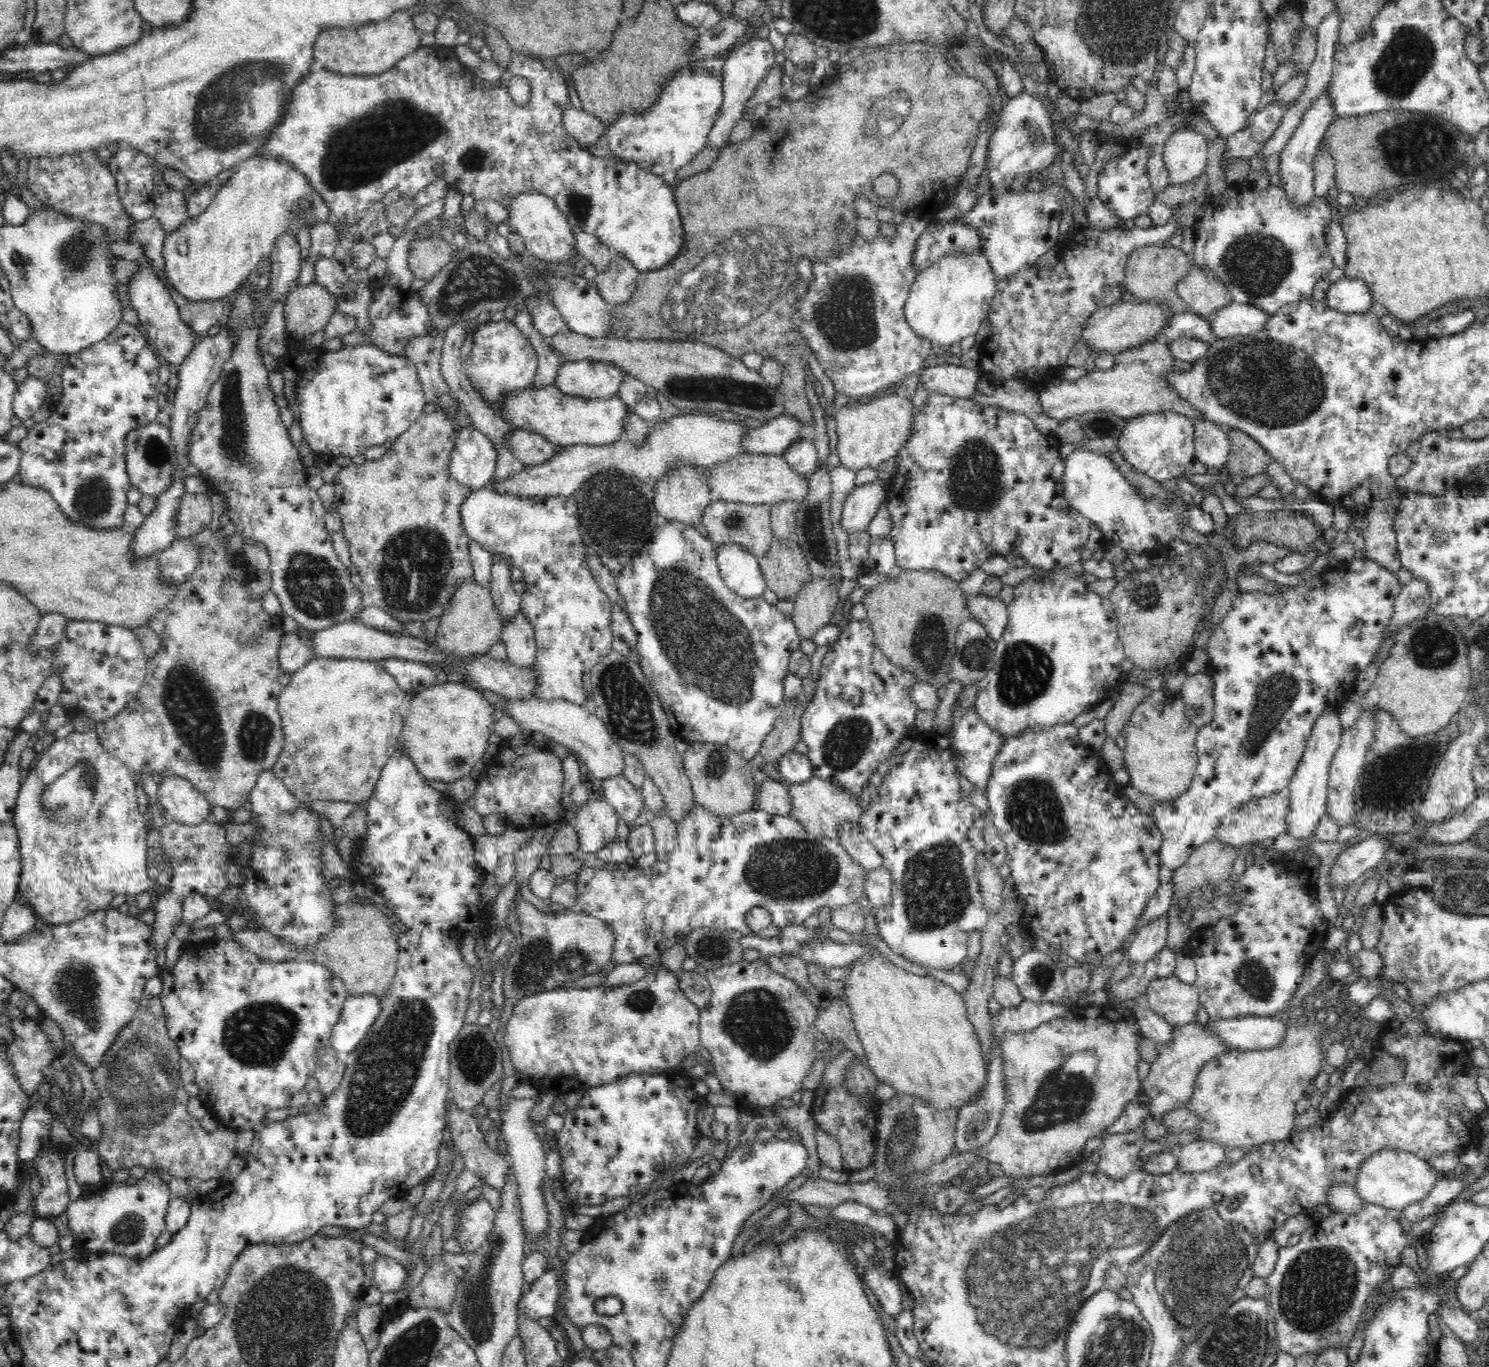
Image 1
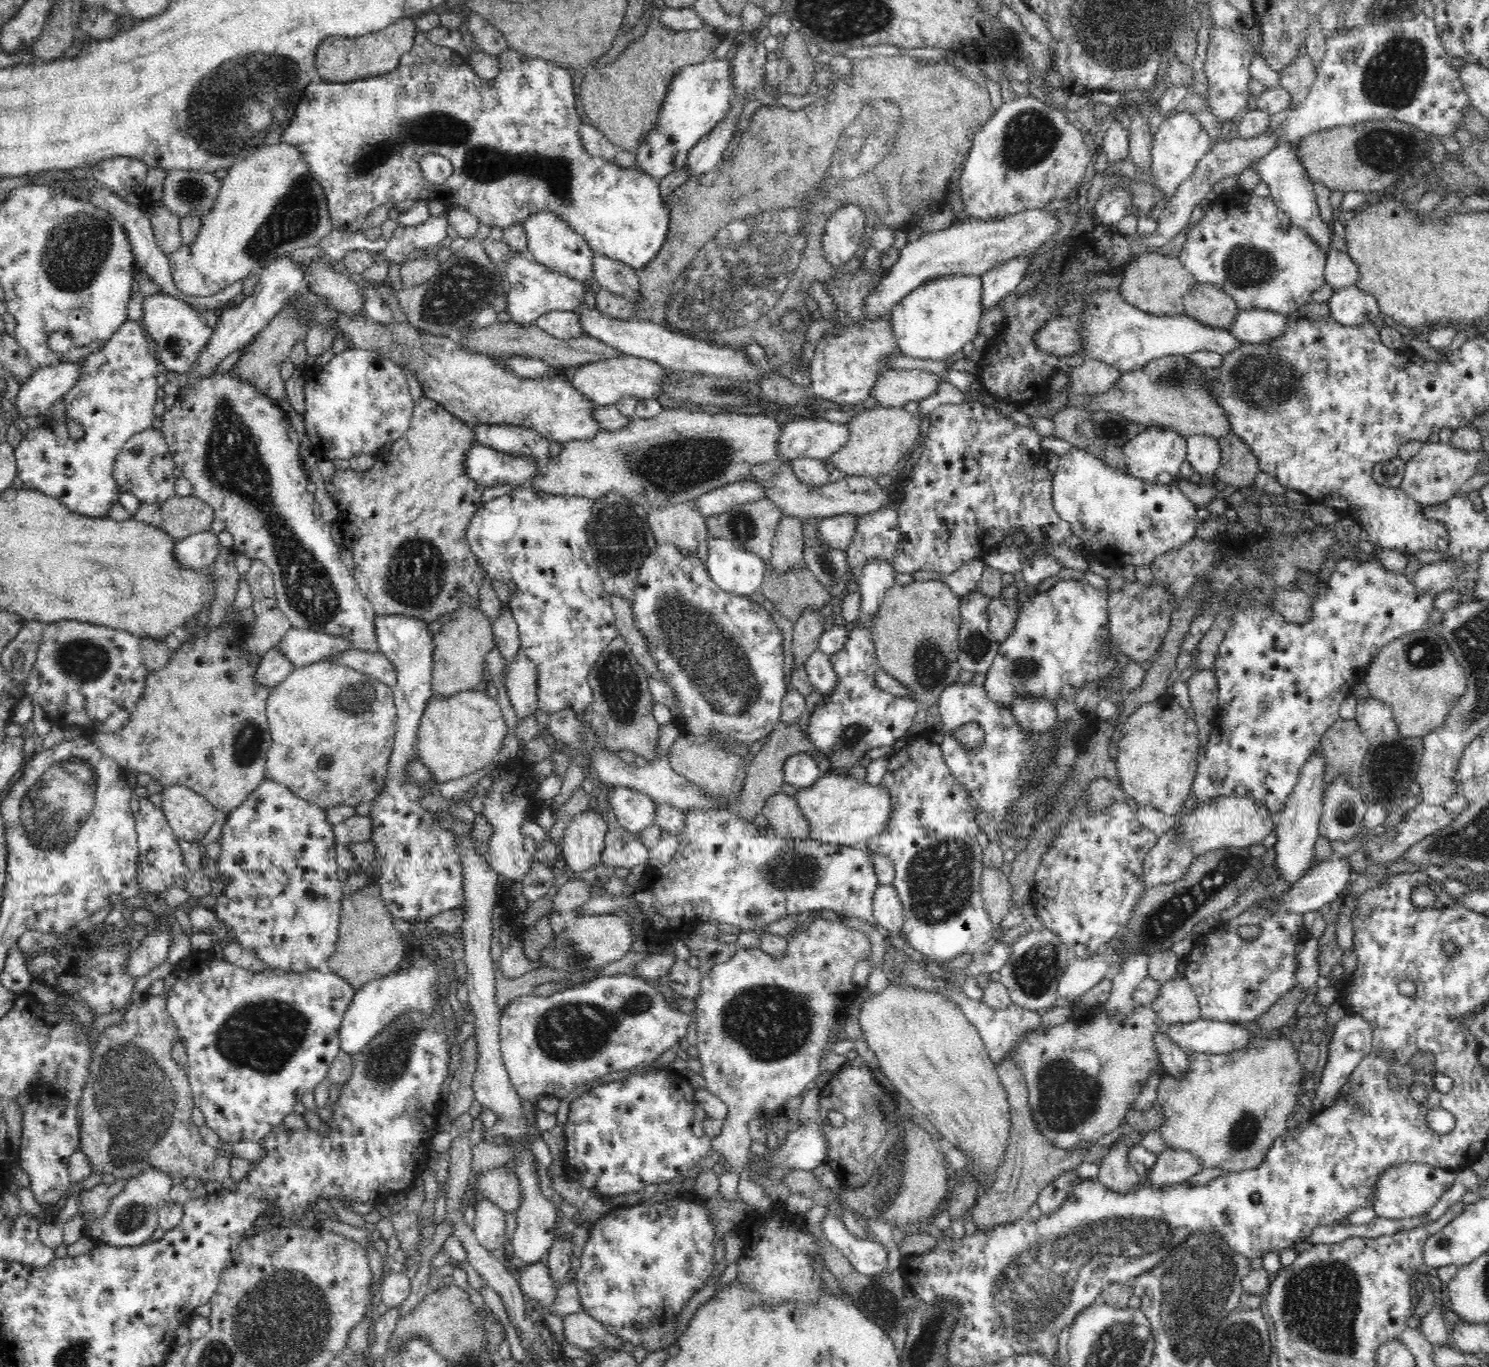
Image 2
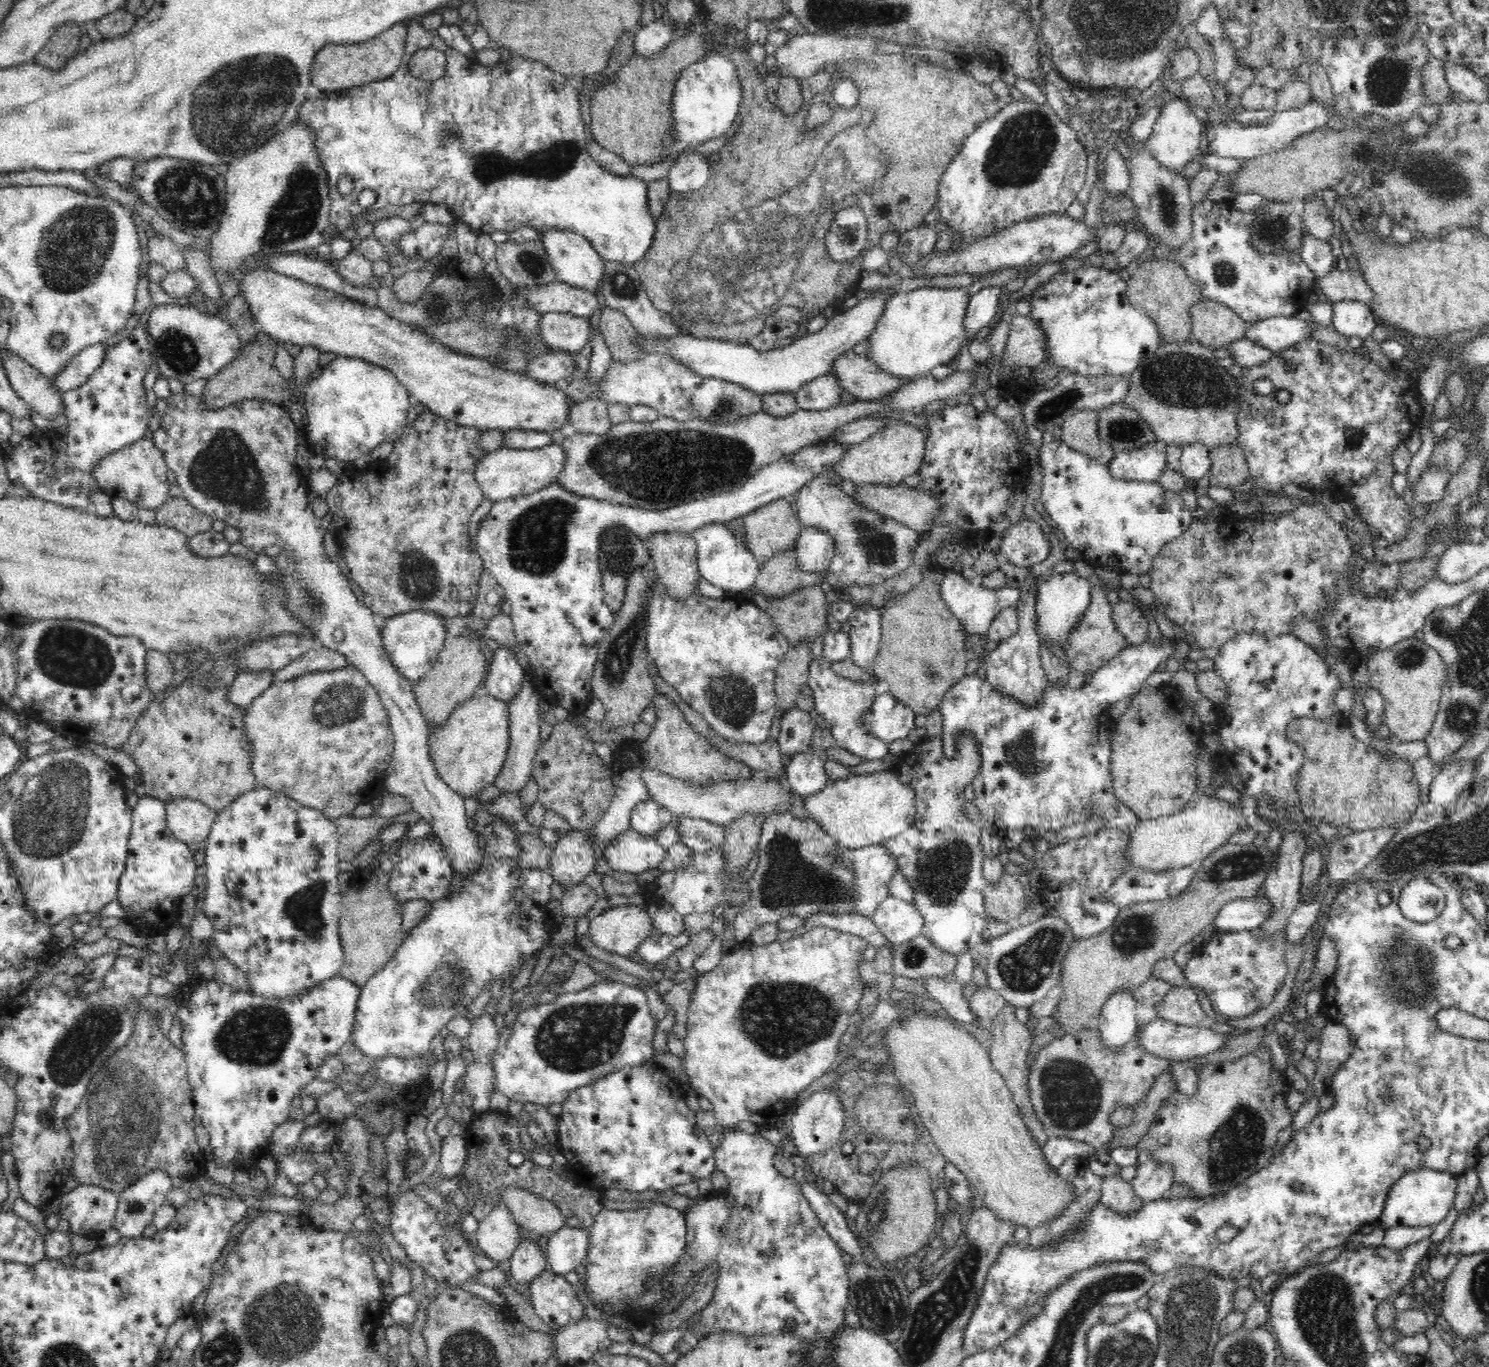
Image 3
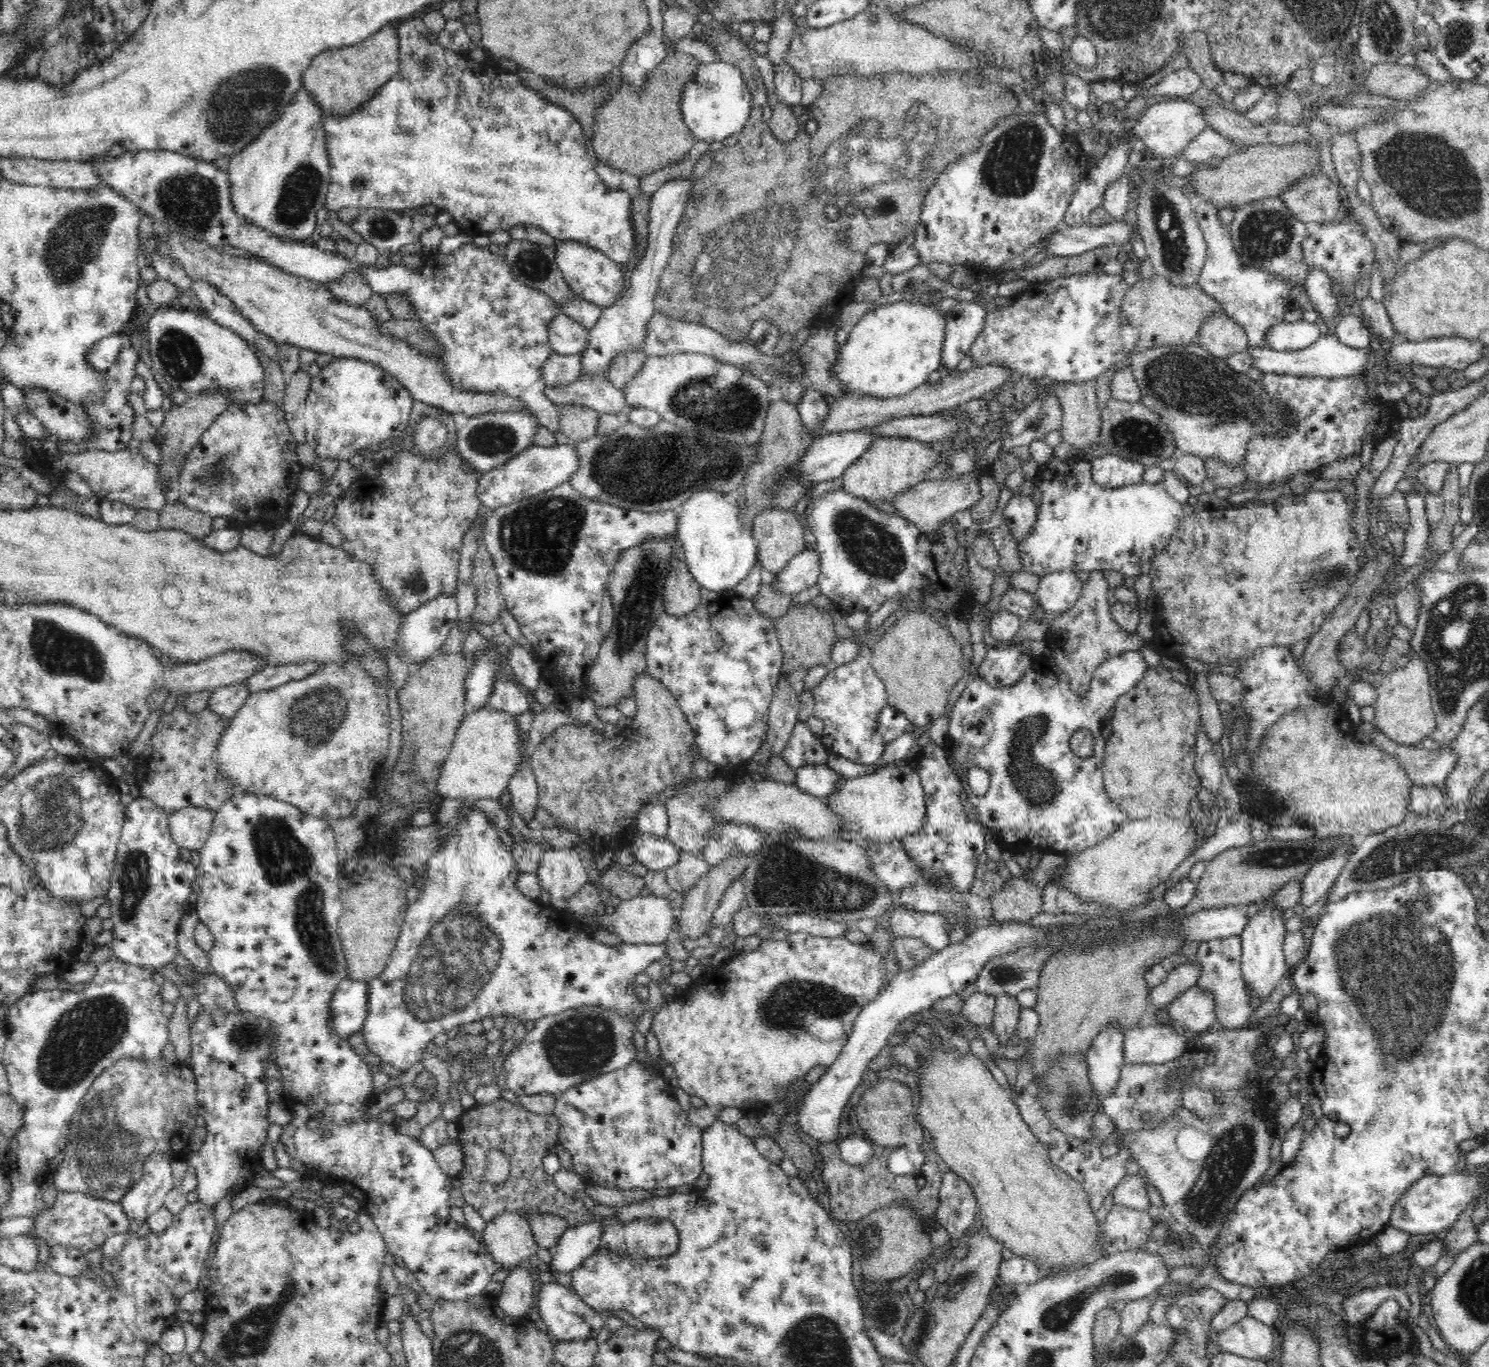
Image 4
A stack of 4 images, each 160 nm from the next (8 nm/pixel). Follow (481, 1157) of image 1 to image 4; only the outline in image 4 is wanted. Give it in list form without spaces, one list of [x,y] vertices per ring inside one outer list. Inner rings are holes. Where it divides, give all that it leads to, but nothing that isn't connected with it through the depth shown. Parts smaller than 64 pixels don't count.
[[[535,1213],[534,1215],[524,1215],[532,1227],[534,1241],[542,1246],[553,1250],[562,1238],[563,1232],[569,1227],[568,1221],[562,1217],[548,1213]]]

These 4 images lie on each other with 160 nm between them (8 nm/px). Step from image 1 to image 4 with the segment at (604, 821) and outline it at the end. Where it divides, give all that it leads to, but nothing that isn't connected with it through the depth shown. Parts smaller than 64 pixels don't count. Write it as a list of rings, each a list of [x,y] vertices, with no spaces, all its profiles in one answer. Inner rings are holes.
[[[574,848],[546,849],[536,870],[542,890],[550,894],[547,906],[564,911],[574,894],[588,882],[588,873]]]

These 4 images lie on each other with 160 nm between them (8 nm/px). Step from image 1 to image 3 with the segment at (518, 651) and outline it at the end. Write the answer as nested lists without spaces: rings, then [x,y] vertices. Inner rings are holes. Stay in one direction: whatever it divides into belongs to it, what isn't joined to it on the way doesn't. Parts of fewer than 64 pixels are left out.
[[[525,676],[520,693],[517,698],[509,704],[509,722],[510,722],[510,742],[509,750],[500,774],[496,776],[494,786],[502,792],[520,793],[530,780],[533,771],[534,758],[540,744],[540,718],[538,701],[542,699],[536,685],[532,683],[529,676]]]

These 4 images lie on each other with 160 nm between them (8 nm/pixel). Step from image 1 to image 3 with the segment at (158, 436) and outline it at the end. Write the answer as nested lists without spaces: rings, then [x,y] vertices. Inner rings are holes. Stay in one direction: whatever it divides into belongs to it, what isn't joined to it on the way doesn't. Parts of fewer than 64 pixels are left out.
[[[142,438],[113,454],[102,458],[92,470],[96,484],[104,494],[110,497],[122,497],[131,500],[139,509],[154,510],[160,508],[170,497],[171,483],[168,481],[168,465],[164,455],[156,449],[152,439]]]

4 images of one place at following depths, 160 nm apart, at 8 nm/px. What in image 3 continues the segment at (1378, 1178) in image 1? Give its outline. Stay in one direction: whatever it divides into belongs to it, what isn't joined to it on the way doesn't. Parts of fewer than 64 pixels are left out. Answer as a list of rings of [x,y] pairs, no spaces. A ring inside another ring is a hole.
[[[1419,1169],[1407,1173],[1392,1186],[1378,1225],[1383,1229],[1395,1226],[1436,1226],[1454,1208],[1456,1175],[1432,1169]]]

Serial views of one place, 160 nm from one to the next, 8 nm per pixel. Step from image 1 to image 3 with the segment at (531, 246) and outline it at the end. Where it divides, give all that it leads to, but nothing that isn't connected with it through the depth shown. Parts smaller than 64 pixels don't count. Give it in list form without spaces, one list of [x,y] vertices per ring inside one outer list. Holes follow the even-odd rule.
[[[550,230],[542,233],[539,239],[543,243],[545,253],[548,254],[548,260],[552,263],[557,280],[594,293],[604,276],[605,260],[584,236],[568,230]]]

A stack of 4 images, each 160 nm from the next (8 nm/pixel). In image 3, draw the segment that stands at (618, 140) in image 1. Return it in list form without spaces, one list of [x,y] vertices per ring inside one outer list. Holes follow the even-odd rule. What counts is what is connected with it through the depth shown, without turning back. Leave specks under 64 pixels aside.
[[[717,52],[707,54],[700,62],[694,62],[684,68],[680,78],[675,82],[674,96],[672,96],[672,117],[674,117],[674,126],[670,132],[670,138],[666,138],[664,147],[666,154],[662,161],[667,159],[668,155],[680,156],[690,145],[703,143],[712,138],[725,136],[734,124],[734,118],[740,113],[742,104],[742,87],[739,76],[736,72],[736,65],[726,56]]]

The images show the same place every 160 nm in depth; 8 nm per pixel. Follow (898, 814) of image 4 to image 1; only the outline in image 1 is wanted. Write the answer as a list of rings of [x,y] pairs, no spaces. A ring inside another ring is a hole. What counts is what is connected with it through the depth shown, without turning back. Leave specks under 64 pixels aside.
[[[816,776],[807,782],[789,785],[789,794],[792,798],[790,816],[794,817],[814,838],[837,838],[838,828],[844,822],[859,826],[860,816],[865,811],[860,805],[859,798],[849,794],[842,786],[837,786]]]

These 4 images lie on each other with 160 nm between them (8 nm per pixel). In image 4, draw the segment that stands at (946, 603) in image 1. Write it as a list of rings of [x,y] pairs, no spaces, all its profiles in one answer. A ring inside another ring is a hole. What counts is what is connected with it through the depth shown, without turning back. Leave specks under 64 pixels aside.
[[[926,610],[909,611],[907,615],[898,619],[894,626],[884,632],[881,638],[874,643],[872,667],[878,679],[882,680],[885,685],[887,705],[894,706],[900,713],[904,713],[917,731],[943,716],[947,710],[950,693],[954,686],[962,680],[965,672],[960,643],[952,637],[948,627],[944,625],[942,616]]]

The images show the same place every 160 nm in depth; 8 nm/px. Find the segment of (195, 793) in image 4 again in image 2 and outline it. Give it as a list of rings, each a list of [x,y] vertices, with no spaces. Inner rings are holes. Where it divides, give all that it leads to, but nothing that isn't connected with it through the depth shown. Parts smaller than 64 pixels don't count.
[[[231,609],[235,613],[229,614],[229,619],[226,613],[218,629],[208,633],[205,628],[190,646],[171,651],[169,664],[163,670],[149,672],[143,698],[138,701],[123,730],[88,735],[108,758],[113,758],[128,774],[146,772],[163,789],[186,786],[224,813],[244,803],[265,779],[266,757],[272,744],[266,703],[274,690],[256,685],[254,674],[262,655],[244,655],[242,643],[242,637],[252,626],[252,621],[241,624],[239,610]]]

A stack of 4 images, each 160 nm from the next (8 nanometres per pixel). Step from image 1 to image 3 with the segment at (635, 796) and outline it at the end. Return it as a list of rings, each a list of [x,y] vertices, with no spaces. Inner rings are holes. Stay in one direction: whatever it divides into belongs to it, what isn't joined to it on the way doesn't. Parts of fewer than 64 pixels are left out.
[[[652,799],[638,803],[630,812],[631,828],[639,833],[655,837],[673,817],[673,814]]]

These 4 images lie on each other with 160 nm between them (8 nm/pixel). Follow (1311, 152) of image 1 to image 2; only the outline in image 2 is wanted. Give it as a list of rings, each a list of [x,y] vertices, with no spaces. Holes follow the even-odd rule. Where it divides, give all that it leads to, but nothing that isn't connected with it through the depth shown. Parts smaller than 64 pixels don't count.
[[[1284,142],[1280,146],[1274,147],[1268,154],[1251,162],[1250,169],[1258,172],[1261,180],[1269,185],[1270,196],[1276,206],[1280,208],[1290,221],[1306,231],[1306,235],[1324,249],[1324,253],[1331,250],[1332,229],[1331,225],[1322,221],[1320,209],[1316,203],[1316,193],[1314,193],[1314,183],[1310,181],[1308,172],[1304,169],[1299,156],[1297,155],[1297,142]]]

